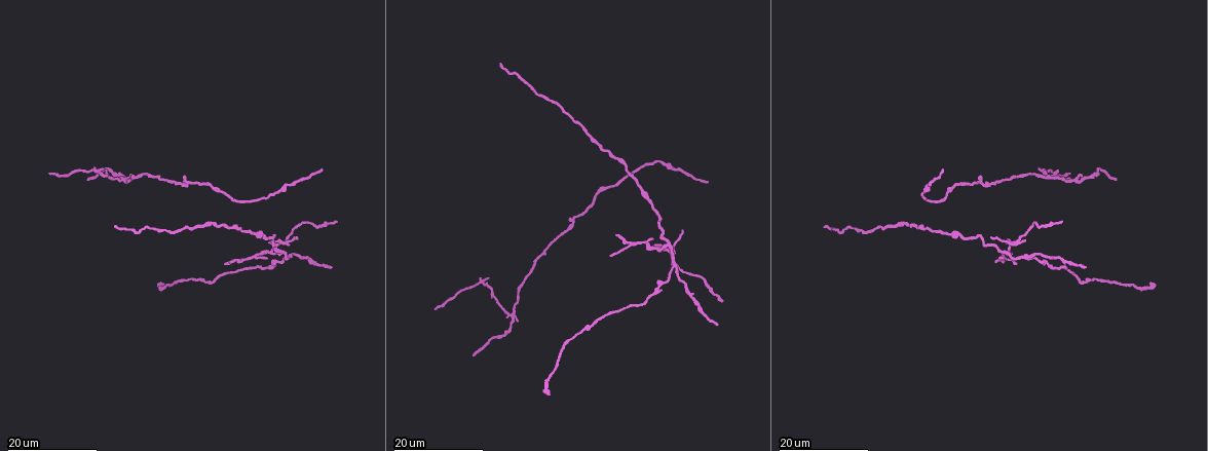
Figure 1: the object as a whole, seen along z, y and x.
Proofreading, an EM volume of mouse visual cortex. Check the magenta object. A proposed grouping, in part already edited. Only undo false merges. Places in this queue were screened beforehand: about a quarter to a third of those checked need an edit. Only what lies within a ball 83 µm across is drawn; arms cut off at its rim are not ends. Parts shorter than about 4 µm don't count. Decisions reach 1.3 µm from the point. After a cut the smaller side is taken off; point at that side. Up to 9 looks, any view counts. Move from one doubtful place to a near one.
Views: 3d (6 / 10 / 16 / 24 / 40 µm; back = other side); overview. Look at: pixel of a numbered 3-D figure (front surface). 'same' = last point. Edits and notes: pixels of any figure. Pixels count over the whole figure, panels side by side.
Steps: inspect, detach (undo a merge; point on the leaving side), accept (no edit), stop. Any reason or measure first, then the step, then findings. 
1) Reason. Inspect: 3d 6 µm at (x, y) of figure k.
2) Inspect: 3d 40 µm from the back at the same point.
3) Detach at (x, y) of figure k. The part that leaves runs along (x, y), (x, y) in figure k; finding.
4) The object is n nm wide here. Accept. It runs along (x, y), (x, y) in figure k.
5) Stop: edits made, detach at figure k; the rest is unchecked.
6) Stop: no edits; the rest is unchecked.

Three-way junction. Inspect: 3d 16 µm at (675, 263) of figure 1.

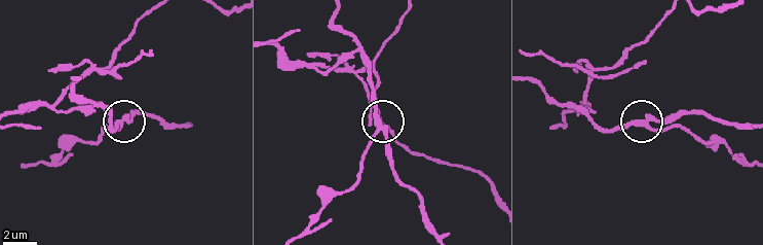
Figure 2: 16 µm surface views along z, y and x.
Inspect: 3d 10 µm at (380, 129) of figure 2.

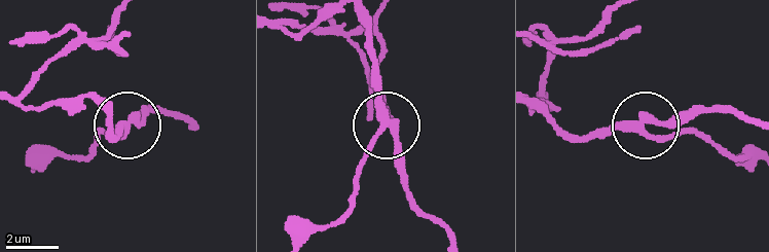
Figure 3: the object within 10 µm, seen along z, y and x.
3 arms meet here. Detach at (364, 152) of figure 3. The part that leaves runs along (382, 120), (350, 211), (303, 238) in figure 3; a second neuron is stuck on.

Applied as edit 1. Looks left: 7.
Arms part here. Inspect: 3d 16 µm at (1006, 253) of figure 1.

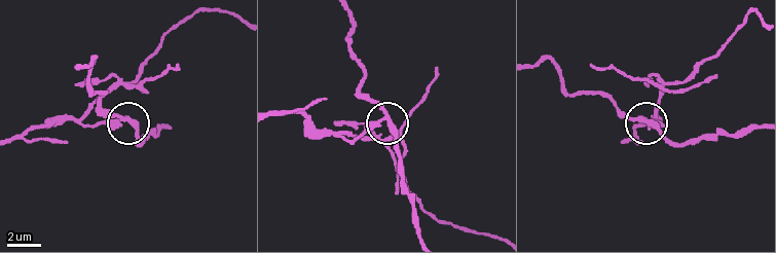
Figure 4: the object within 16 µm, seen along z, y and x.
Zoom in. Inspect: 3d 10 µm at (387, 118) of figure 4.

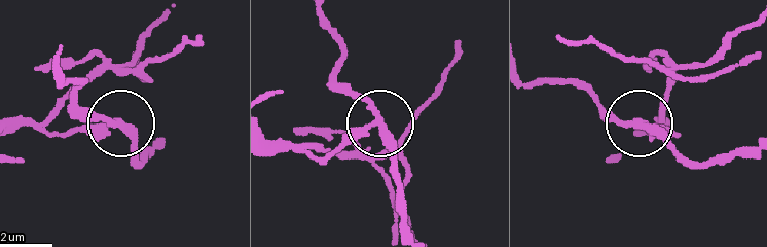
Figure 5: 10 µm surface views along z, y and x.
The side arm is 25 µm long. Detach at (86, 132) of figure 5. A second neuron is stuck on.

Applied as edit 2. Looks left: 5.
Looks like a crossing. Inspect: 3d 16 µm at (1076, 178) of figure 1.

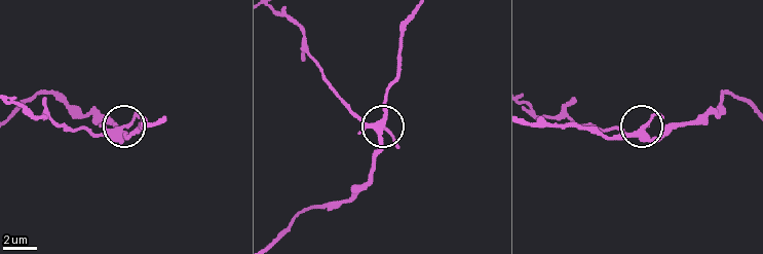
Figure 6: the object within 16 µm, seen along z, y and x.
Inspect: 3d 6 µm at (371, 127) of figure 6.

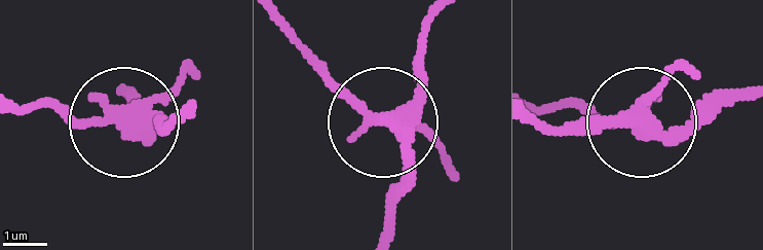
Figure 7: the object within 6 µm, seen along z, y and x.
The side arm is 15 µm long. Detach at (73, 116) of figure 7. The part that leaves runs along (121, 113), (70, 121), (18, 103) in figure 7; two neurons meet here.

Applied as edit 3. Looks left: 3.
Three-way junction. Inspect: 3d 16 µm at (981, 183) of figure 1.

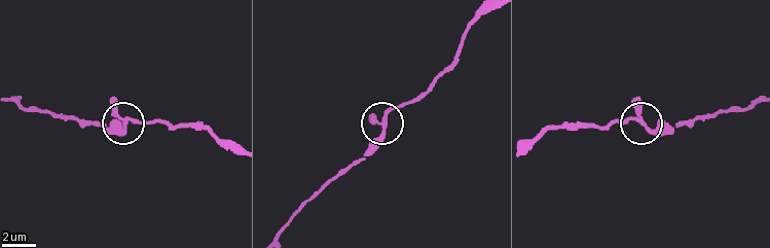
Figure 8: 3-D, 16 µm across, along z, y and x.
Zoom in. Inspect: 3d 6 µm at (386, 123) of figure 8.

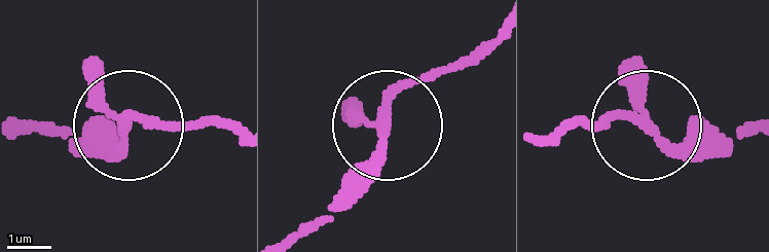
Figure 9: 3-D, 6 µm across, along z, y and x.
3 arms meet here. Accept. Continuous, no second neuron.

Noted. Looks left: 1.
Stop: edits made, detach at figure 3, detach at figure 5, detach at figure 7; the rest is unchecked.

